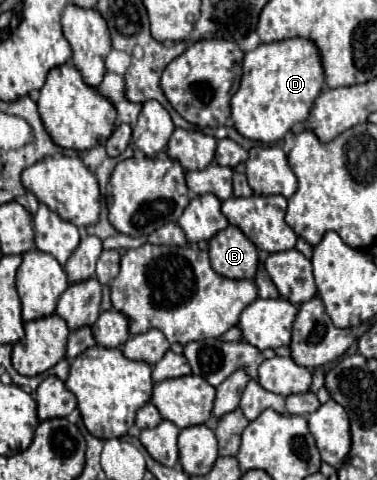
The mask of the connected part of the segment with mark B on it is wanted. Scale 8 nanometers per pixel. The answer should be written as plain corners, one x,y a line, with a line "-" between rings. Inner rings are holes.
229,225
209,241
211,267
227,279
255,281
259,255
257,247
243,235
241,229

